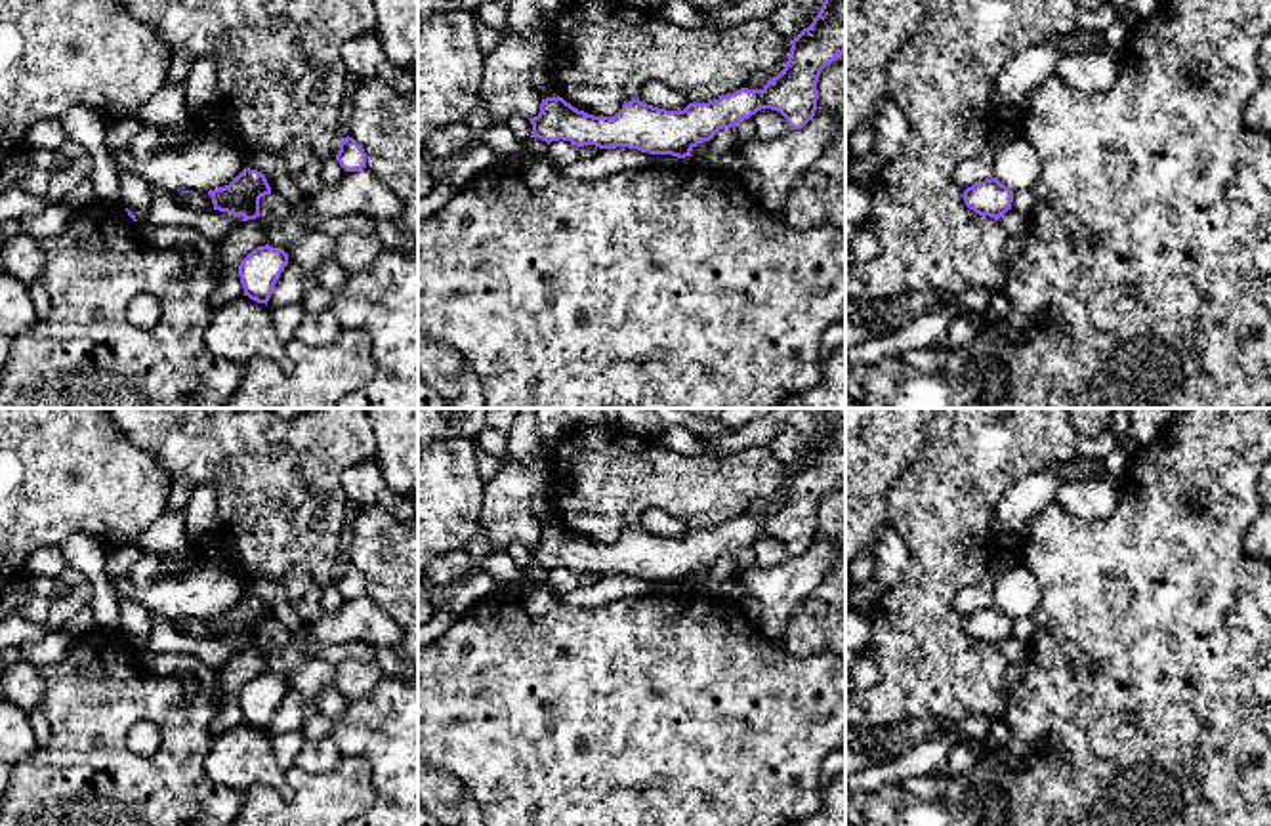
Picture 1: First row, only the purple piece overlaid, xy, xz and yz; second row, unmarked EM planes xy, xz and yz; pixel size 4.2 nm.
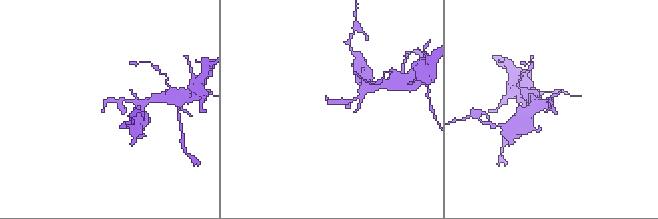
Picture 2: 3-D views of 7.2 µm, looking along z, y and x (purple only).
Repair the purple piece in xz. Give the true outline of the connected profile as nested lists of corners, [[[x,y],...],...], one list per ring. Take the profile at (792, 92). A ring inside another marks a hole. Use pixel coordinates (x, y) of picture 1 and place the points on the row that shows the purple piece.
[[[824,0],[819,15],[790,40],[790,57],[784,69],[767,80],[761,90],[740,88],[735,93],[721,95],[708,103],[689,103],[683,111],[666,111],[632,99],[622,105],[615,116],[594,116],[574,109],[563,97],[546,97],[540,103],[540,113],[531,118],[532,137],[546,141],[571,141],[576,147],[595,145],[599,149],[628,147],[649,155],[672,155],[677,158],[691,156],[691,151],[710,141],[719,130],[733,128],[744,118],[750,118],[760,109],[781,113],[790,130],[802,130],[817,111],[821,71],[836,61],[845,52],[845,0]]]

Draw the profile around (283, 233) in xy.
[[[292,212],[267,223],[265,231],[267,231],[267,244],[277,250],[284,250],[286,254],[303,235],[311,233],[305,221]]]

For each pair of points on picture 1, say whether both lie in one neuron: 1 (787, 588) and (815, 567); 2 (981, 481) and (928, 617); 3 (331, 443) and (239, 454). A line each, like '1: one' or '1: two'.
1: one
2: one
3: one

